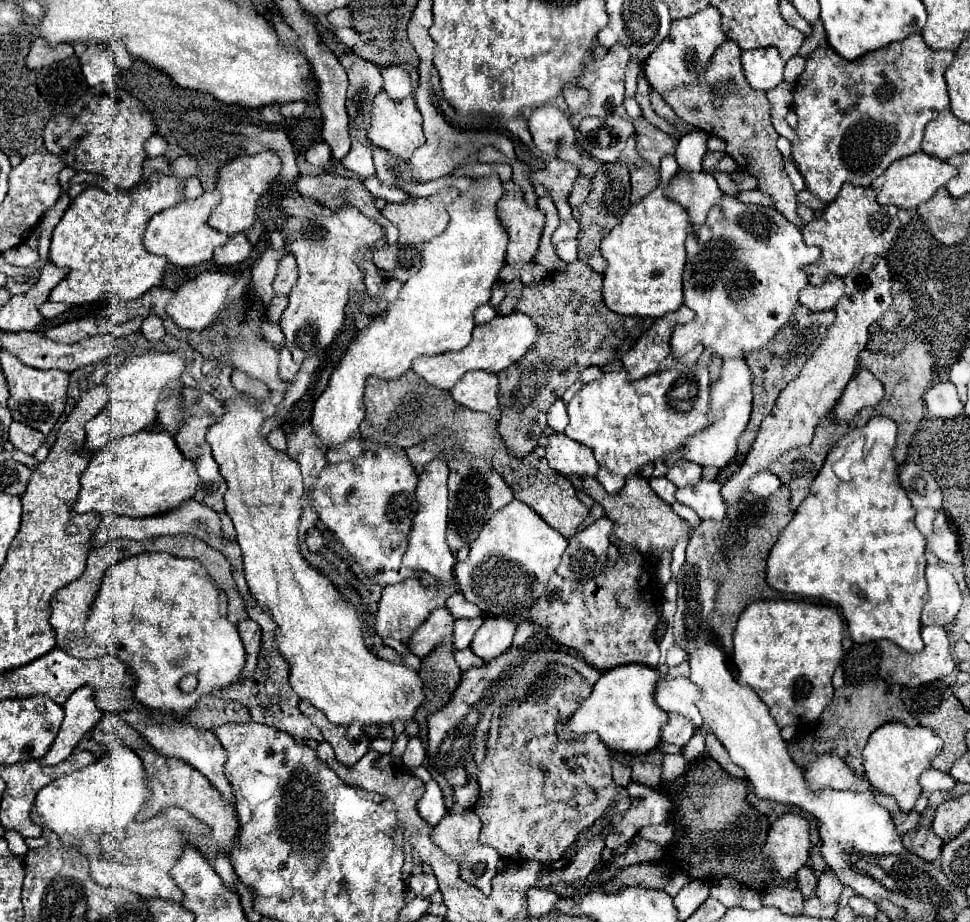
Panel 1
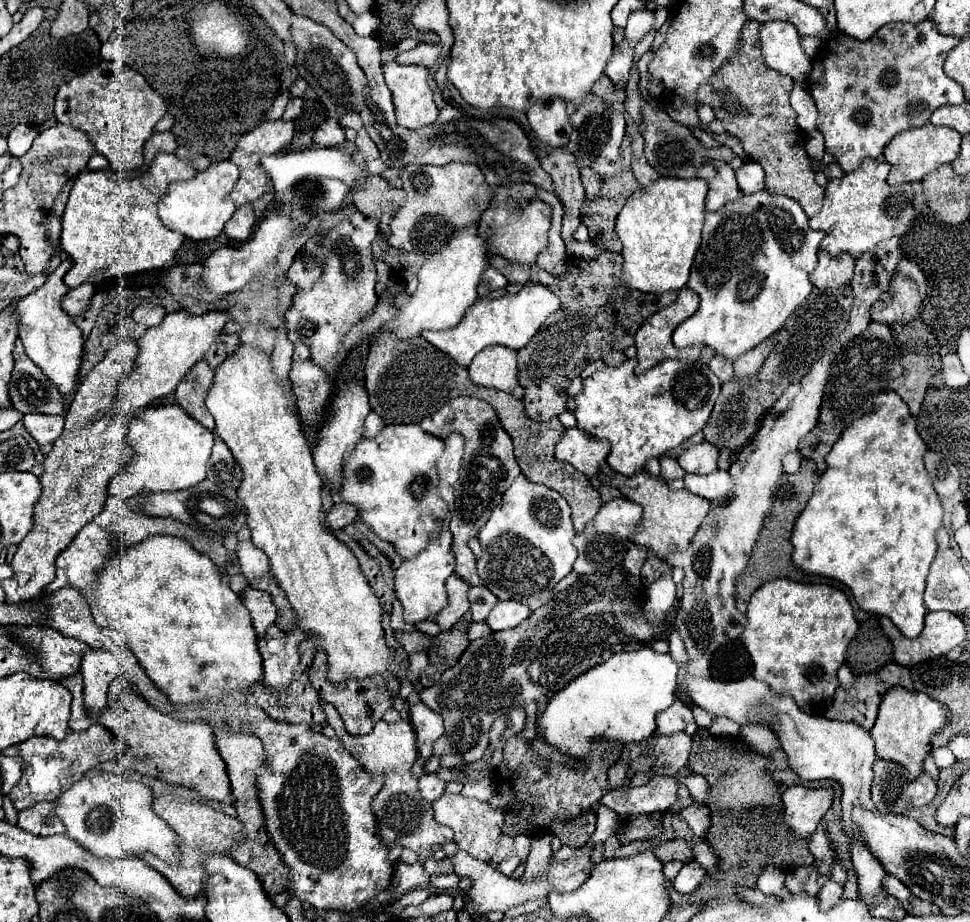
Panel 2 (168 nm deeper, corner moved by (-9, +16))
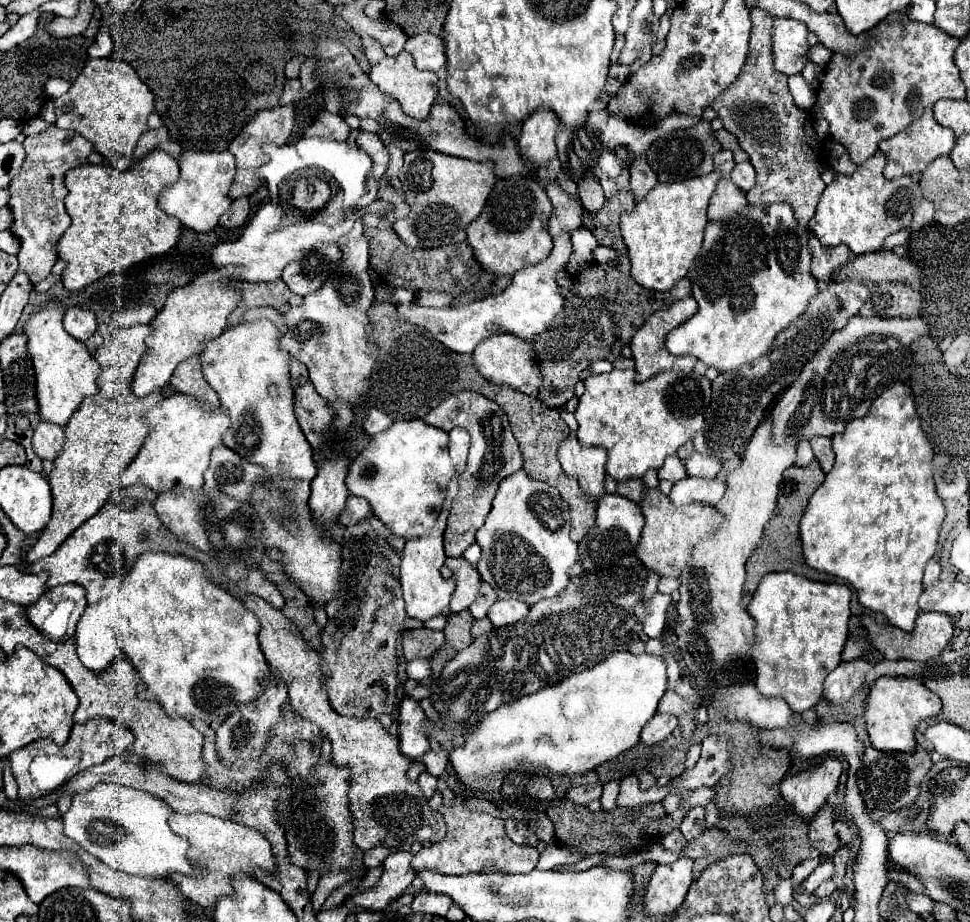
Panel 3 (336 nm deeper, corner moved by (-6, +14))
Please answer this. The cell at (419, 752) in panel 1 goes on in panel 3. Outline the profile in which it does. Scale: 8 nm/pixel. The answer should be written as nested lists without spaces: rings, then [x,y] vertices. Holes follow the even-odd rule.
[[[404,698],[402,706],[400,706],[400,750],[402,754],[406,754],[410,760],[420,758],[422,754],[426,754],[430,750],[430,742],[428,742],[428,734],[424,732],[424,722],[426,722],[426,714],[420,706],[420,702],[412,700],[412,698]]]

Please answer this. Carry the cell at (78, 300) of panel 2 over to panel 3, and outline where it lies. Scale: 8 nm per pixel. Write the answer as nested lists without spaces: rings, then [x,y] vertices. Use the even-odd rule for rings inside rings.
[[[74,304],[64,314],[64,328],[76,340],[84,342],[86,338],[90,338],[90,334],[96,332],[96,316],[92,310],[86,310],[86,308]]]

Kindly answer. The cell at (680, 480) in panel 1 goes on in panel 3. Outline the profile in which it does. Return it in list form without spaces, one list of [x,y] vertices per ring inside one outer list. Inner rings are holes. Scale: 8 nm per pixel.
[[[692,452],[686,460],[684,460],[686,472],[688,476],[700,476],[700,478],[716,478],[718,470],[720,470],[720,460],[718,458],[710,458],[704,456],[700,452]]]

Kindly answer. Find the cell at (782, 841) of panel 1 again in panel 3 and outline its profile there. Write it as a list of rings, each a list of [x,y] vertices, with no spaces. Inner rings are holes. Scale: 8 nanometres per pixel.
[[[826,758],[820,766],[812,770],[804,770],[796,776],[784,778],[780,782],[780,794],[790,806],[794,806],[794,812],[802,820],[810,820],[836,790],[840,774],[840,760]]]

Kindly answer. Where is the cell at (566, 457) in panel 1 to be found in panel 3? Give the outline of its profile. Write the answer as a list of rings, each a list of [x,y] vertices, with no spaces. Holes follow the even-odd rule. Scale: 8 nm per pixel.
[[[568,436],[558,448],[558,462],[562,464],[568,476],[576,476],[582,492],[592,498],[600,498],[604,494],[604,464],[606,450],[598,446],[582,446],[576,436]]]

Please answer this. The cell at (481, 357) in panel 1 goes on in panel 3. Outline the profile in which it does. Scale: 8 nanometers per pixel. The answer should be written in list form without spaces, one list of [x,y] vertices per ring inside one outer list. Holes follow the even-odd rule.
[[[562,234],[554,238],[554,248],[544,262],[538,262],[532,268],[522,268],[514,274],[512,284],[496,296],[488,296],[478,302],[452,306],[452,308],[424,308],[418,304],[402,304],[398,306],[398,316],[408,320],[414,326],[422,326],[434,334],[438,342],[458,354],[472,354],[472,350],[488,336],[496,334],[514,334],[520,340],[532,340],[536,334],[544,332],[552,318],[562,310],[564,298],[558,292],[558,284],[554,280],[556,272],[562,270],[572,254],[570,234]]]

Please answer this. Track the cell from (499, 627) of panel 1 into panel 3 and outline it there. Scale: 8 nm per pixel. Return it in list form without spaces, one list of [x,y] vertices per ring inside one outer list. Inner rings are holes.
[[[498,600],[490,610],[488,610],[488,618],[490,622],[498,628],[498,626],[508,626],[518,622],[520,618],[524,618],[528,614],[528,606],[524,602],[518,600]]]

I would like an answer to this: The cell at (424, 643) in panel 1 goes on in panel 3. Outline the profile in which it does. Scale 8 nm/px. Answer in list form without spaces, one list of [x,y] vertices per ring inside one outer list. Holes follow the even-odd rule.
[[[448,558],[446,566],[452,570],[452,574],[456,578],[456,590],[452,594],[450,612],[456,614],[456,612],[462,612],[462,610],[468,610],[470,604],[474,602],[476,594],[478,594],[480,574],[464,558]]]

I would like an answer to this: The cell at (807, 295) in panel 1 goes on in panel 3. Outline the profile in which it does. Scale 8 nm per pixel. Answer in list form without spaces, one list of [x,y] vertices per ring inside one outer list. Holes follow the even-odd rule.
[[[810,236],[808,240],[810,250],[812,250],[812,276],[818,282],[830,282],[842,266],[848,264],[848,254],[850,250],[846,246],[834,246],[834,248],[824,248],[818,238]]]

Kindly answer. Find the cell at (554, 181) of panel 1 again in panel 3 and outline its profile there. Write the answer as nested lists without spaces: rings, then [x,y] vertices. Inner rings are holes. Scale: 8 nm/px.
[[[554,182],[546,184],[546,194],[552,202],[552,216],[550,216],[552,238],[582,226],[582,204],[578,198],[572,198],[566,190],[562,190]]]

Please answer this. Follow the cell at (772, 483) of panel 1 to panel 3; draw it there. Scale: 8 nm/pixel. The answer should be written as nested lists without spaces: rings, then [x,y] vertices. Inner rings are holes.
[[[800,440],[798,442],[798,456],[796,456],[794,466],[808,466],[812,460],[814,460],[814,454],[812,454],[812,448],[810,448],[808,440]]]

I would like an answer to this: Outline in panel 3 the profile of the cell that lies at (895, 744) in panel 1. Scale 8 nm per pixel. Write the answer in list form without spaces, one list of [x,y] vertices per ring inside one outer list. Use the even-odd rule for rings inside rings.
[[[882,676],[872,684],[870,694],[866,698],[864,718],[866,718],[870,742],[876,750],[894,750],[894,752],[914,754],[916,750],[914,730],[918,728],[922,720],[936,718],[940,710],[942,710],[940,698],[918,680],[904,678],[904,676],[896,676],[896,678]]]

